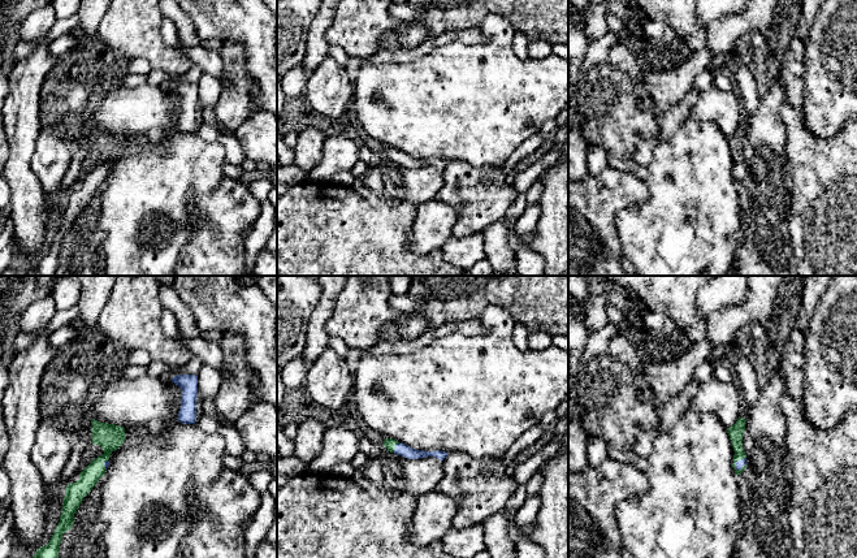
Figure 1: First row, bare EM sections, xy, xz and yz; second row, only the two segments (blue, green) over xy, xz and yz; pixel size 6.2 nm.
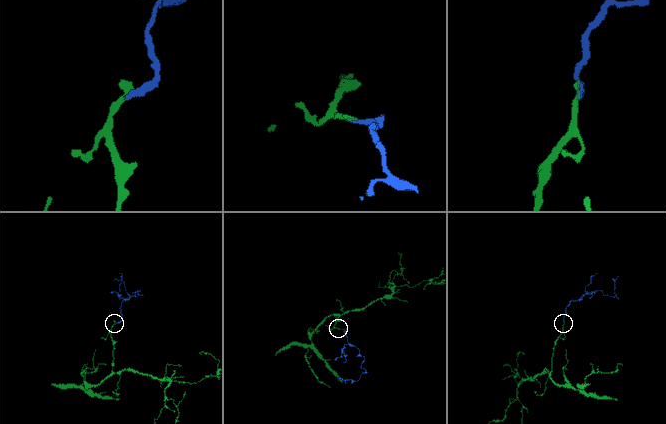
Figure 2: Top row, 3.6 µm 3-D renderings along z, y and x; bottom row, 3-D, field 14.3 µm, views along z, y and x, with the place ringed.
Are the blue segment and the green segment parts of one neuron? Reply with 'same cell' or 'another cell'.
same cell

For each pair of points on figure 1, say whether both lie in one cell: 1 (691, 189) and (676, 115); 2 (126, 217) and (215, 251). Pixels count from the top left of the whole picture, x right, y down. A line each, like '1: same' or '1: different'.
1: different
2: different

